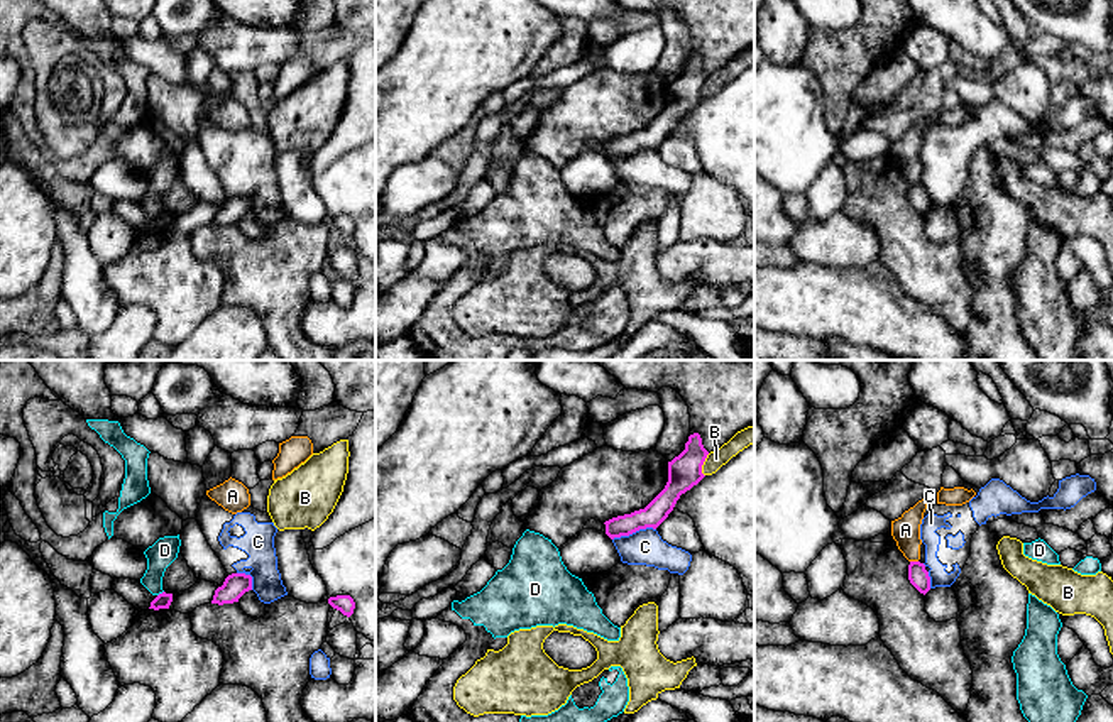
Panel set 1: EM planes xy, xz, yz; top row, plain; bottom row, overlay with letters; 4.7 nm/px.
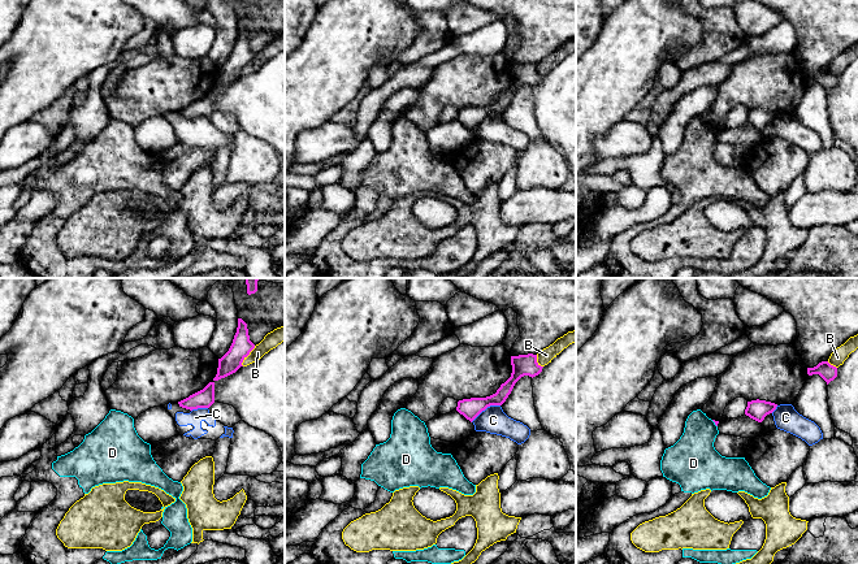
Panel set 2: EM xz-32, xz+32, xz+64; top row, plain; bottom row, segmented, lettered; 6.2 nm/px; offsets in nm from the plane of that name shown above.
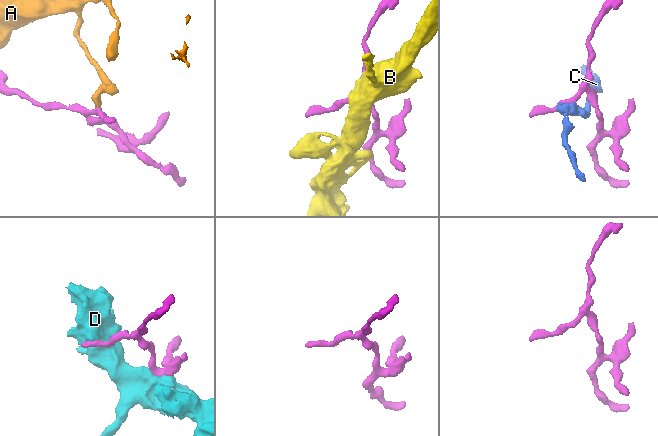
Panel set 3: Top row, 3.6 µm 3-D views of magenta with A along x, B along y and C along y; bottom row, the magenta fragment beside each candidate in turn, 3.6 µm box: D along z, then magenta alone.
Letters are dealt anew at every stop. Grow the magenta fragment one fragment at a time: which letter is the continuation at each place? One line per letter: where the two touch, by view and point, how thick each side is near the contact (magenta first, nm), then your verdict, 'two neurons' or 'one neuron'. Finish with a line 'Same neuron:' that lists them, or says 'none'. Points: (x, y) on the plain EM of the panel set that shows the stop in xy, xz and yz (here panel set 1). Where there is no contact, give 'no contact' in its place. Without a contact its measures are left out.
A: contact yz (914, 183); calibres 100 and 140 nm; two neurons
B: contact xz (702, 85); calibres 160 and 90 nm; two neurons
C: contact xz (633, 153); calibres 110 and 170 nm; two neurons
D: contact xy (159, 215); calibres 80 and 120 nm; two neurons
Same neuron: none

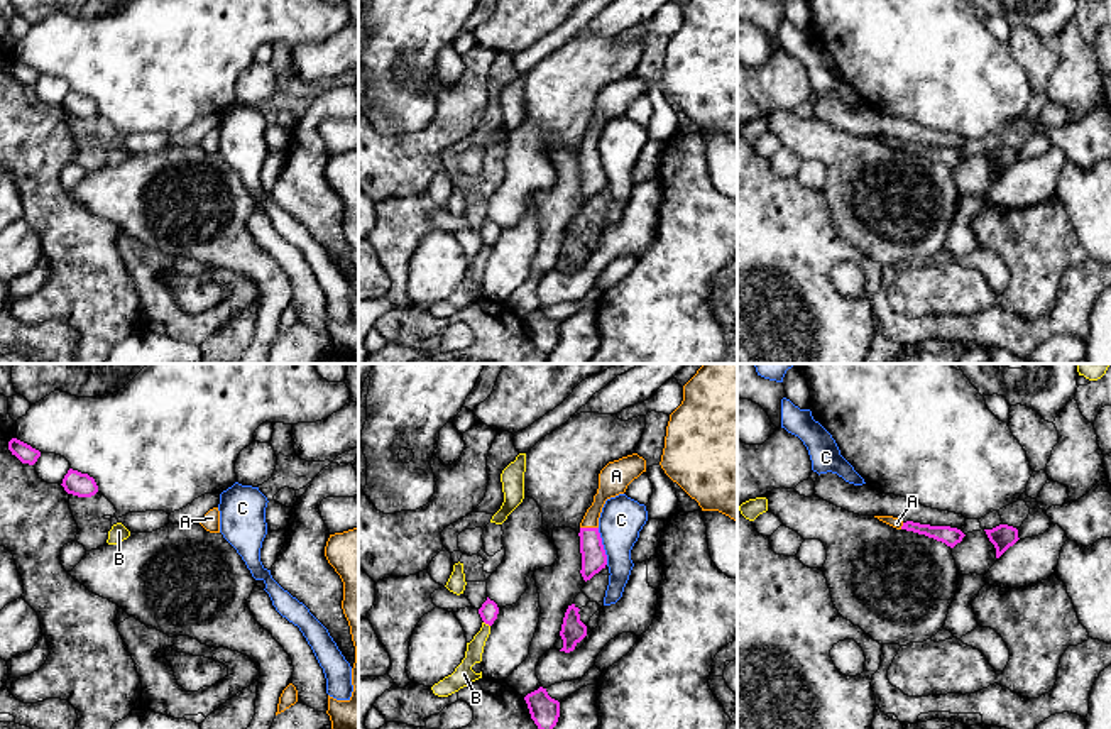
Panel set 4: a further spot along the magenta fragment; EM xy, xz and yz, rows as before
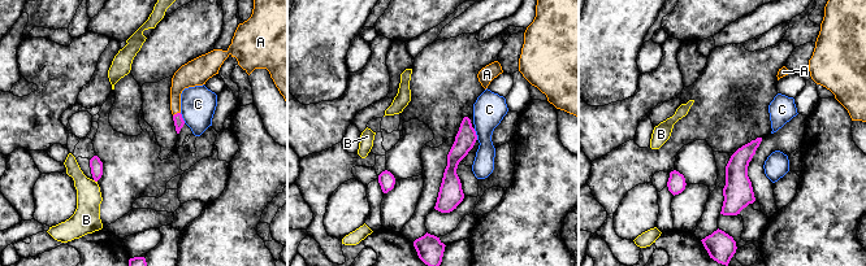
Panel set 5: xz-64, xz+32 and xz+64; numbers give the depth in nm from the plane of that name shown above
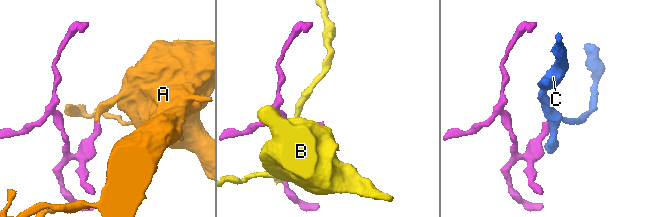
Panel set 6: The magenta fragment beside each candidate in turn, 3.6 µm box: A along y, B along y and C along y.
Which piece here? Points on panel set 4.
A: contact xz (589, 149); calibres 120 and 130 nm; one neuron
B: contact xz (487, 244); calibres 90 and 80 nm; two neurons
C: contact xz (602, 168); calibres 120 and 200 nm; two neurons
Same neuron: A

